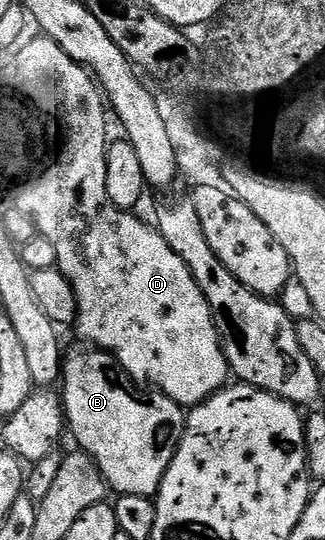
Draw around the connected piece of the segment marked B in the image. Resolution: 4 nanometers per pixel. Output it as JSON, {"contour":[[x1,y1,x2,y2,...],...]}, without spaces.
{"contour":[[77,346,65,352,60,376,60,398,66,412,69,434,74,434,78,442,75,444,94,458,106,479,107,488,115,496,157,496,164,481,164,473,168,473,168,465,172,465,172,457,182,440,187,412,163,391,143,389,135,383,133,377,114,360,113,355,106,354,98,347]]}

